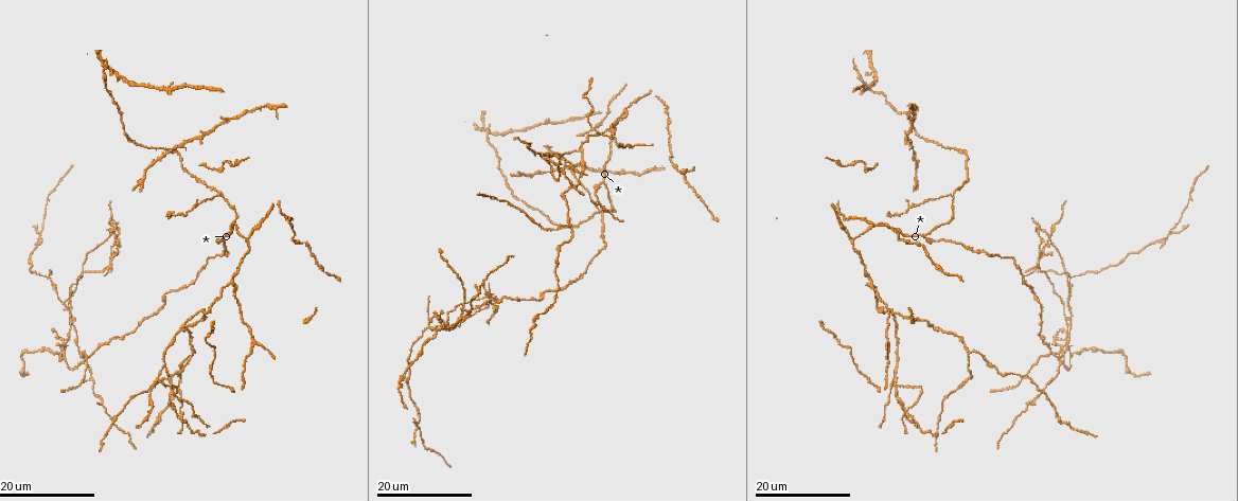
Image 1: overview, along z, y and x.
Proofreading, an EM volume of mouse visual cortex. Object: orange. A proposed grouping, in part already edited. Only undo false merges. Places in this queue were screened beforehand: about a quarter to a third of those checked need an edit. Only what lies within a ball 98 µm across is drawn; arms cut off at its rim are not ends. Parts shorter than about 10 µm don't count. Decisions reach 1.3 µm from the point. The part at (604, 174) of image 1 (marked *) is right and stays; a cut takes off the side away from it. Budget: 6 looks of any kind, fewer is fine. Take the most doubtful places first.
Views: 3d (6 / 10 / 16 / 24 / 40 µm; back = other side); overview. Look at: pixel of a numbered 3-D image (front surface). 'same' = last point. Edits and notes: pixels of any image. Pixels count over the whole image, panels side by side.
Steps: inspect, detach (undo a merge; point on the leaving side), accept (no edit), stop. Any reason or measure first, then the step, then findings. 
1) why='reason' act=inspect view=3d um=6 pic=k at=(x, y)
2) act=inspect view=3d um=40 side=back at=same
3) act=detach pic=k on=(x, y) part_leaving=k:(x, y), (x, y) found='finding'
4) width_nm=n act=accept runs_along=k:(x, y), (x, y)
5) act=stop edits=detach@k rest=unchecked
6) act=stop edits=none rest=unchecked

why='a fork' act=inspect view=3d um=24 pic=1 at=(952, 194)

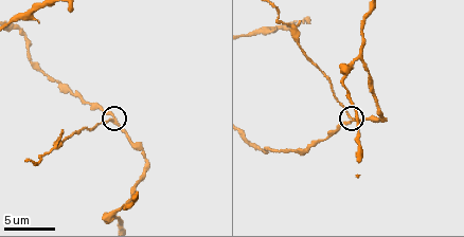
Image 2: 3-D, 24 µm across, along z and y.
act=inspect view=3d um=10 pic=2 at=(115, 120)

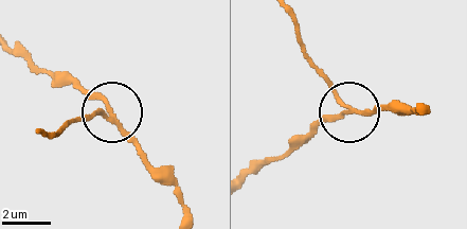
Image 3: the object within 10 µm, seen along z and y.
act=inspect view=3d um=10 side=back pic=3 at=(349, 111)

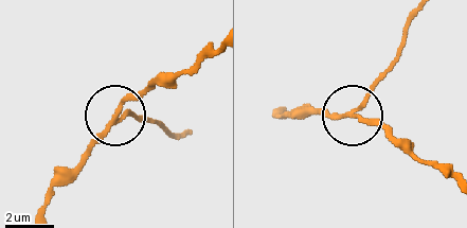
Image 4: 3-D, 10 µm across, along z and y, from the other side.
width_nm=170 act=accept runs_along=4:(47, 211), (53, 187), (109, 120), (131, 114), (160, 120) found='all the same neuron'

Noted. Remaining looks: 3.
why='three-way junction' act=inspect view=3d um=24 pic=1 at=(898, 367)

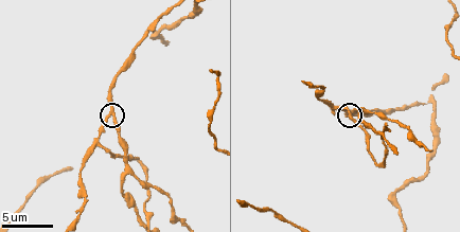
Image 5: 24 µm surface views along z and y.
act=inspect view=3d um=6 pic=5 at=(112, 114)

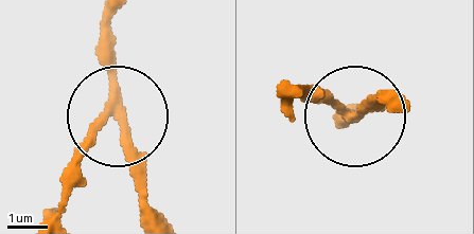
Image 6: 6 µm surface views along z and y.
why='other side' act=inspect view=3d um=6 side=back pic=6 at=(114, 116)

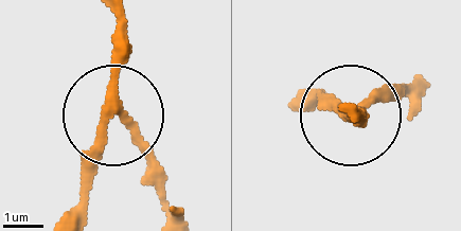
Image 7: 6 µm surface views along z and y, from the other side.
width_nm=200 act=accept runs_along=7:(348, 118), (375, 98), (419, 90) found='continuous, no second neuron'

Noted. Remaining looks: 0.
act=stop edits=none rest=unchecked

